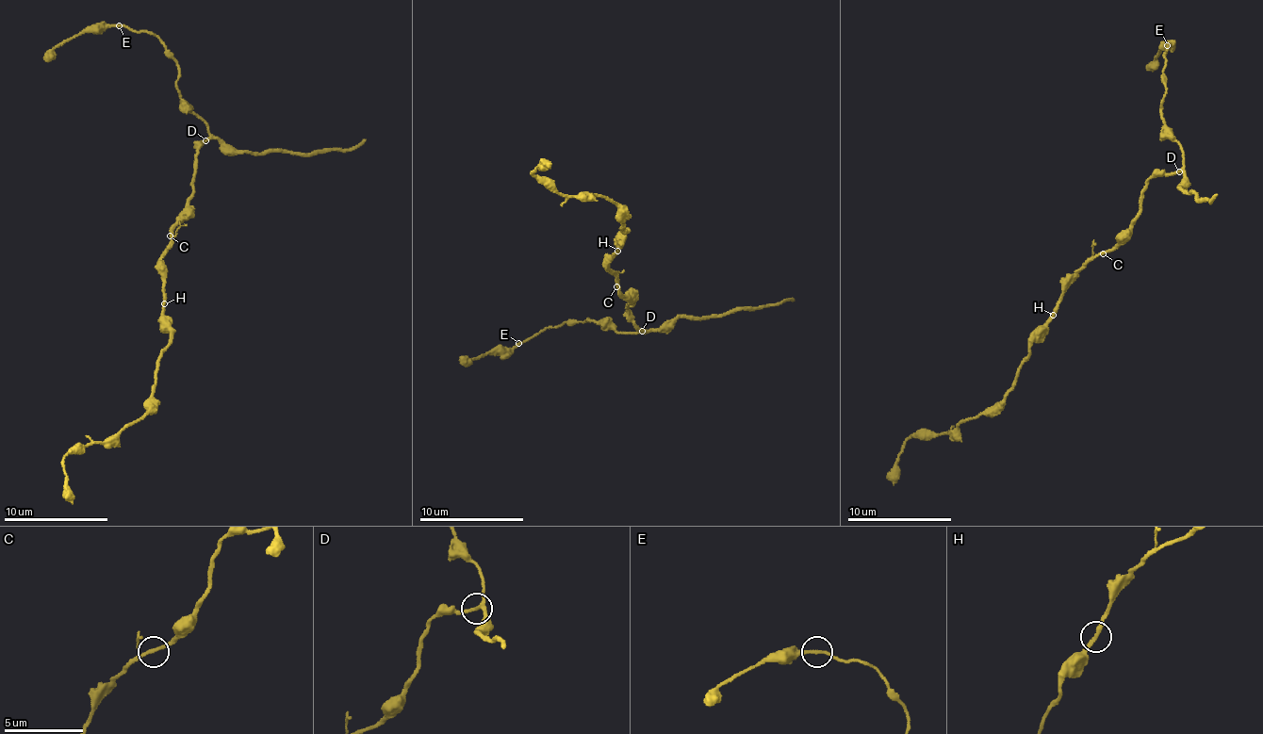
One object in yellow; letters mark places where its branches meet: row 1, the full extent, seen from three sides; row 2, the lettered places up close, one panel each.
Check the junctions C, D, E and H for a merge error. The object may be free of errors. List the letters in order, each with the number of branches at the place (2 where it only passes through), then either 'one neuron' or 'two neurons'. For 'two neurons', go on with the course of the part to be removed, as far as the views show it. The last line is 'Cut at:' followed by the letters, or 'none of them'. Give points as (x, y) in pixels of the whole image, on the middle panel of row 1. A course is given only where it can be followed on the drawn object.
C: 3 branches meet; one neuron
D: 3 branches meet; one neuron
E: 2 branches meet; one neuron
H: 2 branches meet; one neuron
Cut at: none of them

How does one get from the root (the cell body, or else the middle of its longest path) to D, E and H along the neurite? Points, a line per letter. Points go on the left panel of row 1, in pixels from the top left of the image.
D: (172, 233), (192, 189), (198, 148), (206, 140)
E: (172, 233), (192, 189), (193, 163), (207, 124), (179, 93), (179, 67), (165, 44), (144, 31), (119, 25)
H: (172, 233), (173, 236), (160, 268), (164, 303)

